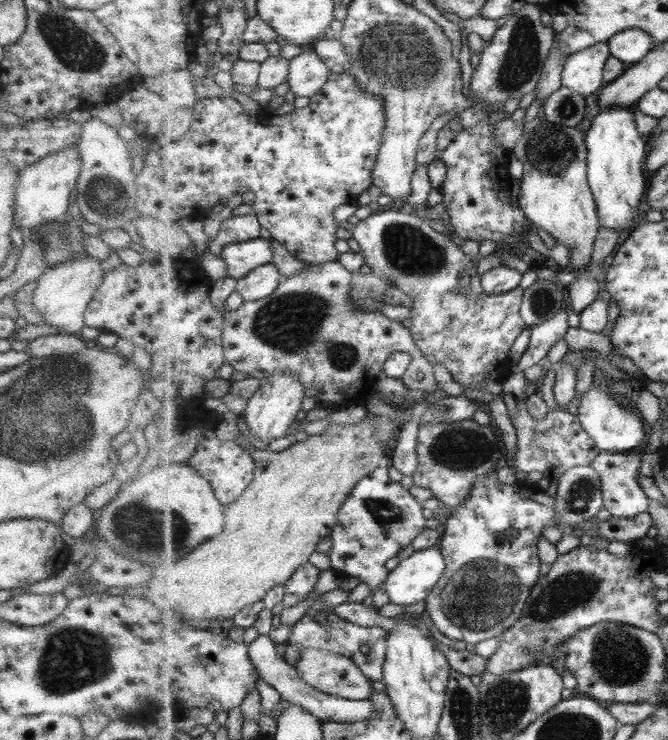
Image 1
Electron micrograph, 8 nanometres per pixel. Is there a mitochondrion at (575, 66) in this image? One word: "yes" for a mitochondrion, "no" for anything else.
no

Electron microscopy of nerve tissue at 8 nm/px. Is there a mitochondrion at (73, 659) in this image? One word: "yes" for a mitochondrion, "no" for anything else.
yes

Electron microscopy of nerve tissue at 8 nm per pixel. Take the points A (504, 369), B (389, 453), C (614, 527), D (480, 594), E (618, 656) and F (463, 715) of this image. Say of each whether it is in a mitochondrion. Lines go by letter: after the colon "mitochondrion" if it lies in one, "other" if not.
A: other
B: other
C: other
D: mitochondrion
E: mitochondrion
F: mitochondrion

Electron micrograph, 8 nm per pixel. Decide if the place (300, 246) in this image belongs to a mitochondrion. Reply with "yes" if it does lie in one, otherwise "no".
no

